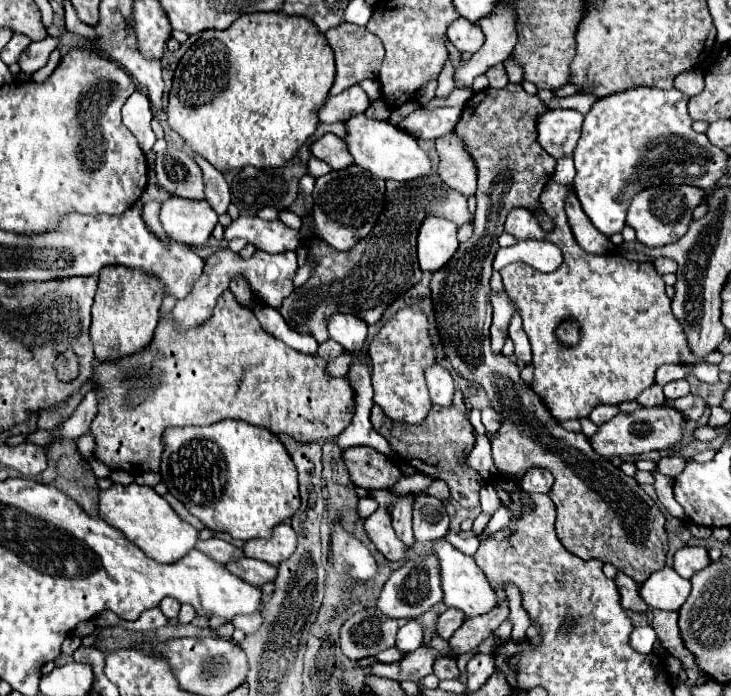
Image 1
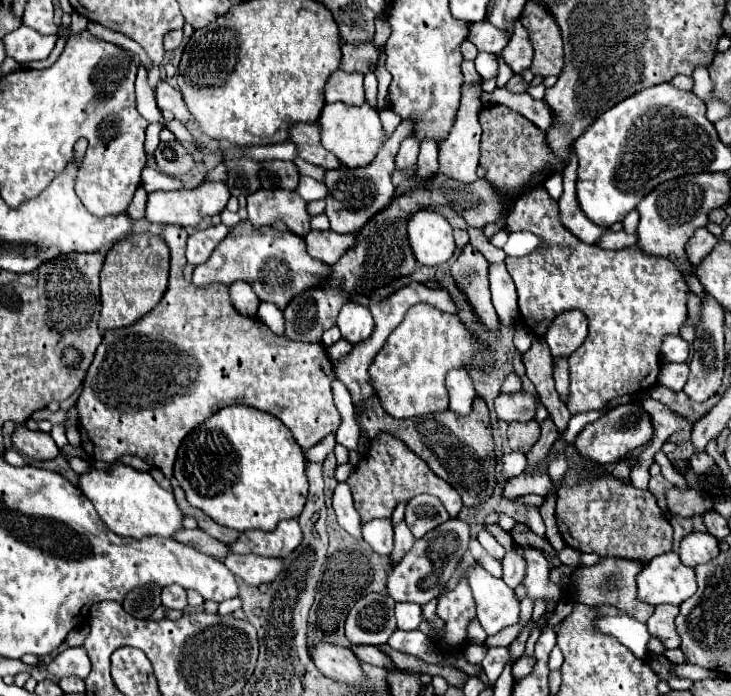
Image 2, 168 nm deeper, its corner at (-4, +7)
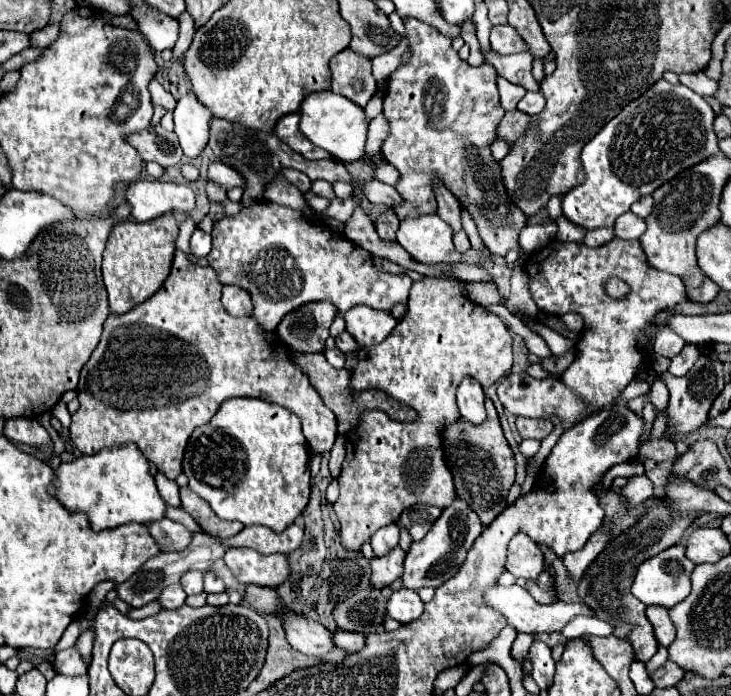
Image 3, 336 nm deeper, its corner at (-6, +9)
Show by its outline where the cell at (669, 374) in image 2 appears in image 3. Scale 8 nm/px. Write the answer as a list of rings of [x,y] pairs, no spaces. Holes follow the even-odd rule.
[[[685,345],[685,349],[677,357],[671,359],[671,365],[667,371],[675,377],[683,377],[693,367],[697,357],[699,357],[699,349],[695,345]]]

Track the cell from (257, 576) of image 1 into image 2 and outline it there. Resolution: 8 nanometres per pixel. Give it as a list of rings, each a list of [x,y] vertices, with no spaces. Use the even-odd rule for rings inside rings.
[[[229,553],[229,557],[225,557],[223,563],[231,573],[241,577],[249,585],[275,581],[275,577],[283,567],[281,559],[269,559],[259,555],[235,555],[235,553]]]

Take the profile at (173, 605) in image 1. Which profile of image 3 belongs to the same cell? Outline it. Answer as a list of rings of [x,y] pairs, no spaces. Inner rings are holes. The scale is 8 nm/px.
[[[171,585],[167,589],[163,589],[163,593],[159,595],[159,603],[163,605],[163,609],[177,609],[185,603],[185,591],[181,585]]]

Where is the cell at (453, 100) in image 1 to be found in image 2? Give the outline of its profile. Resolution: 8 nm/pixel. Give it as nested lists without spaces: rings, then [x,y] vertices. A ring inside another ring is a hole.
[[[403,121],[395,129],[395,133],[387,141],[387,145],[379,149],[379,153],[375,155],[375,159],[369,165],[365,165],[361,169],[345,169],[341,165],[339,169],[327,171],[325,185],[329,187],[329,195],[325,197],[325,201],[327,201],[325,213],[329,215],[331,229],[335,233],[353,233],[353,231],[359,231],[375,213],[379,213],[381,209],[385,209],[391,203],[393,189],[395,189],[393,183],[391,183],[391,173],[395,171],[397,145],[401,145],[401,141],[411,133],[411,129],[413,129],[413,121]]]

